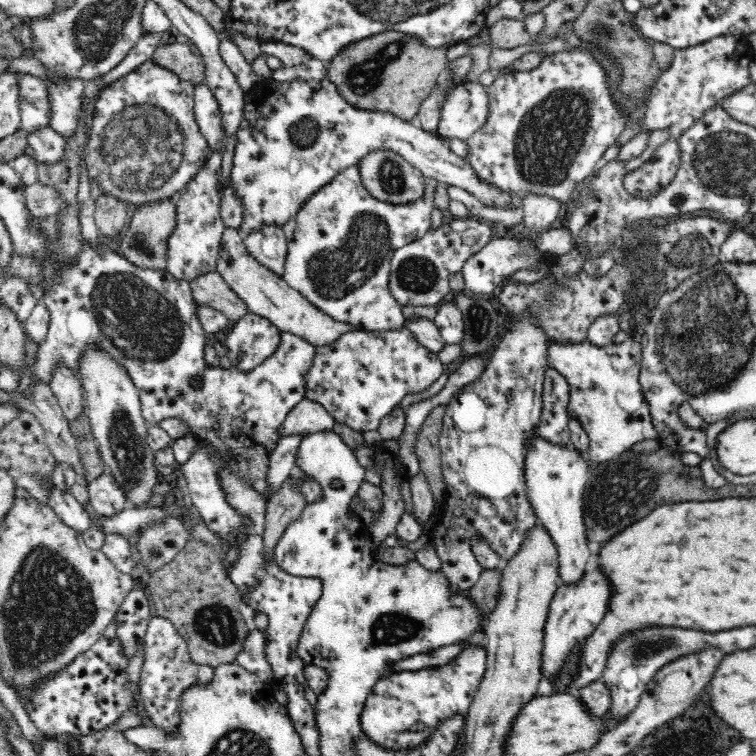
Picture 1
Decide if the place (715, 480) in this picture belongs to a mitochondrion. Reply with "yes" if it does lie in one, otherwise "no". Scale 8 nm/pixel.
no

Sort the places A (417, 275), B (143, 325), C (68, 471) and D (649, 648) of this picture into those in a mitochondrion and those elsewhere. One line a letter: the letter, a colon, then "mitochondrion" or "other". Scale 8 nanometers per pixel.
A: mitochondrion
B: mitochondrion
C: other
D: mitochondrion

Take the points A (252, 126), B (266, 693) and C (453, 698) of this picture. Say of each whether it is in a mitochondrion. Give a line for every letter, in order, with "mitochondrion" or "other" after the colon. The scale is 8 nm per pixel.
A: other
B: other
C: other

